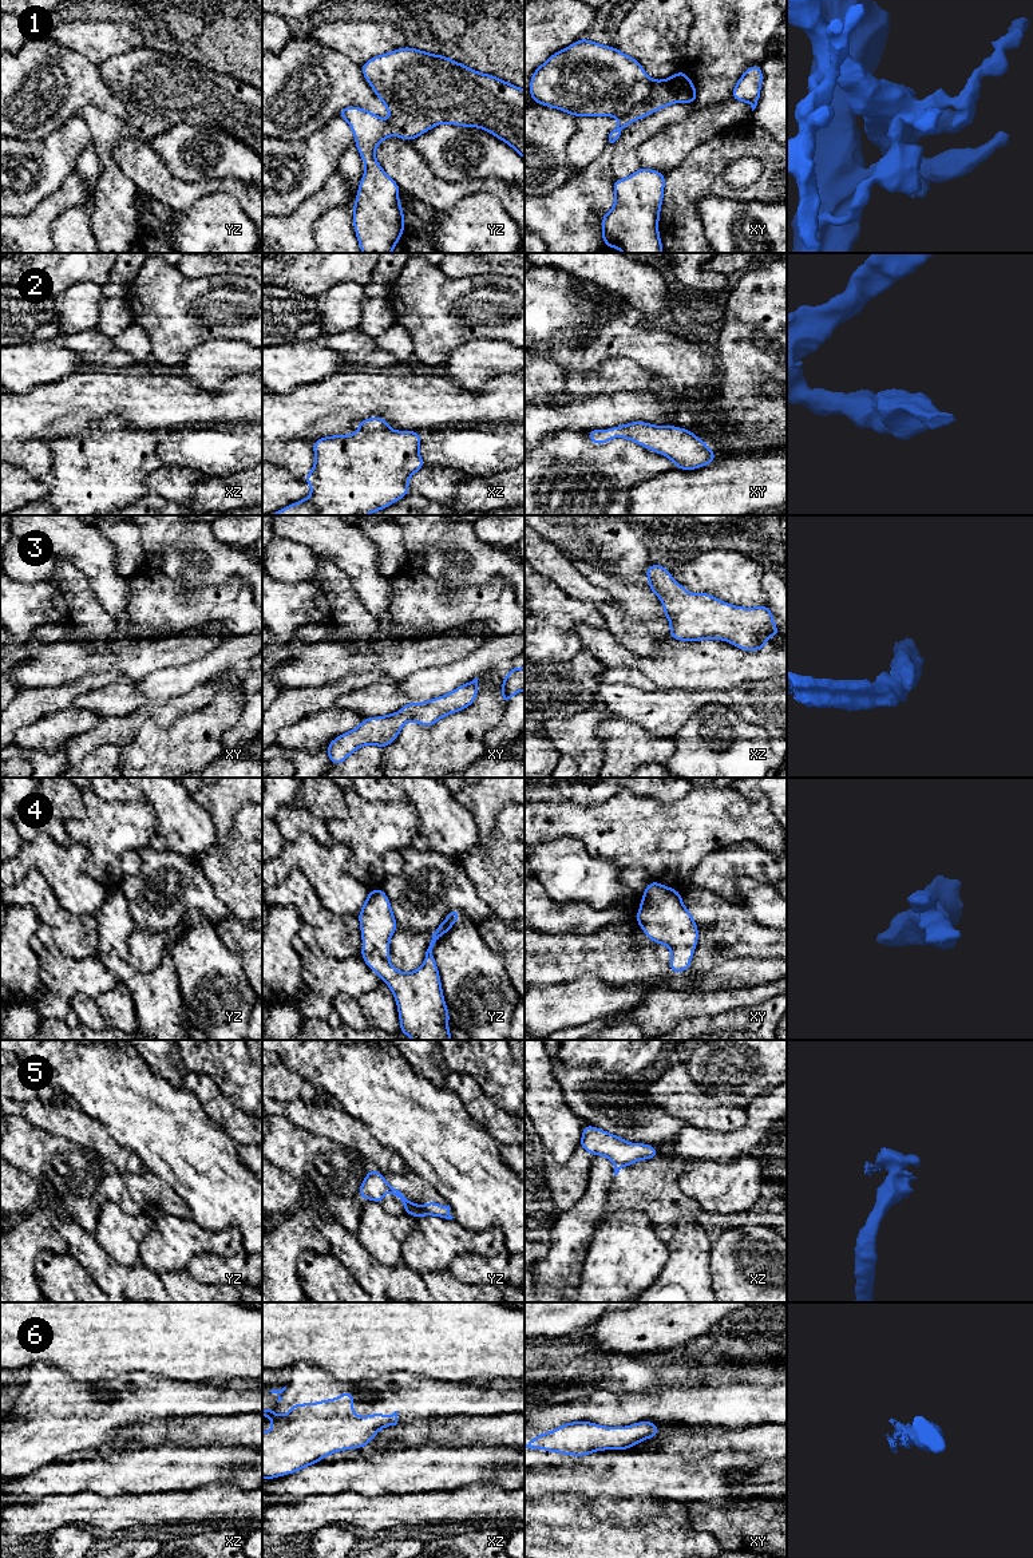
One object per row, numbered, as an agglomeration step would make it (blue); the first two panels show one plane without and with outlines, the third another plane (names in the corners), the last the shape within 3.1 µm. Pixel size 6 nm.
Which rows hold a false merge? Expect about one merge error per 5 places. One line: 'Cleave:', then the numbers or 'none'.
Cleave: 5

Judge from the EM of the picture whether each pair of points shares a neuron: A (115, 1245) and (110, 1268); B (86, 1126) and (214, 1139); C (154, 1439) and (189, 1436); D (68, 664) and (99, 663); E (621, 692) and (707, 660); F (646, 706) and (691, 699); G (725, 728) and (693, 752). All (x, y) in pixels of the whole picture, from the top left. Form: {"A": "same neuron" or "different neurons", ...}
{"A": "different neurons", "B": "different neurons", "C": "same neuron", "D": "same neuron", "E": "different neurons", "F": "same neuron", "G": "same neuron"}

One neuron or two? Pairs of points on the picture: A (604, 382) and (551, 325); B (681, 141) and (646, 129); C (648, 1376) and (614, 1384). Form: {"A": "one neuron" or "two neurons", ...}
{"A": "two neurons", "B": "two neurons", "C": "one neuron"}

